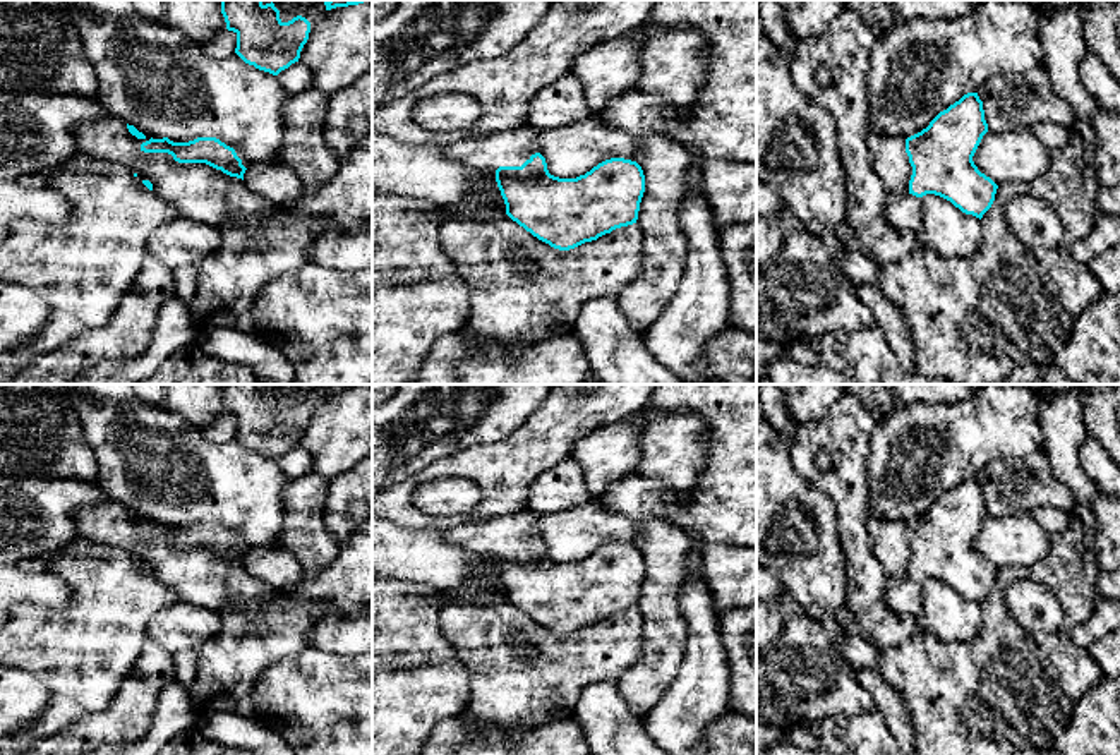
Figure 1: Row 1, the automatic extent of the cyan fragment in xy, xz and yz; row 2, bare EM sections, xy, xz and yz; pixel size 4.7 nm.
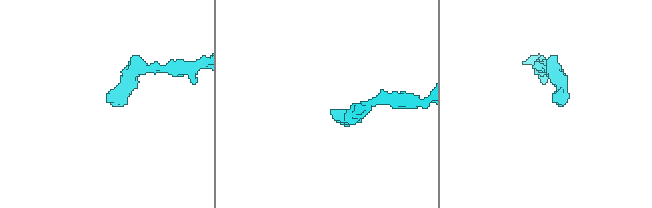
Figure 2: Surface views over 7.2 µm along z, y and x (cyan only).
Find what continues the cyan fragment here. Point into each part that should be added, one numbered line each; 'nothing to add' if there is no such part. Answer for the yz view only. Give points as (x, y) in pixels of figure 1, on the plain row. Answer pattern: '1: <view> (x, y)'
1: yz (903, 596)

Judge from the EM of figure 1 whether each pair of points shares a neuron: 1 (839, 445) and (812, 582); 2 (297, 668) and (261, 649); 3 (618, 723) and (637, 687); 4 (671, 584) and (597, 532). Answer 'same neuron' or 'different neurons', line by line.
1: different neurons
2: different neurons
3: different neurons
4: different neurons

